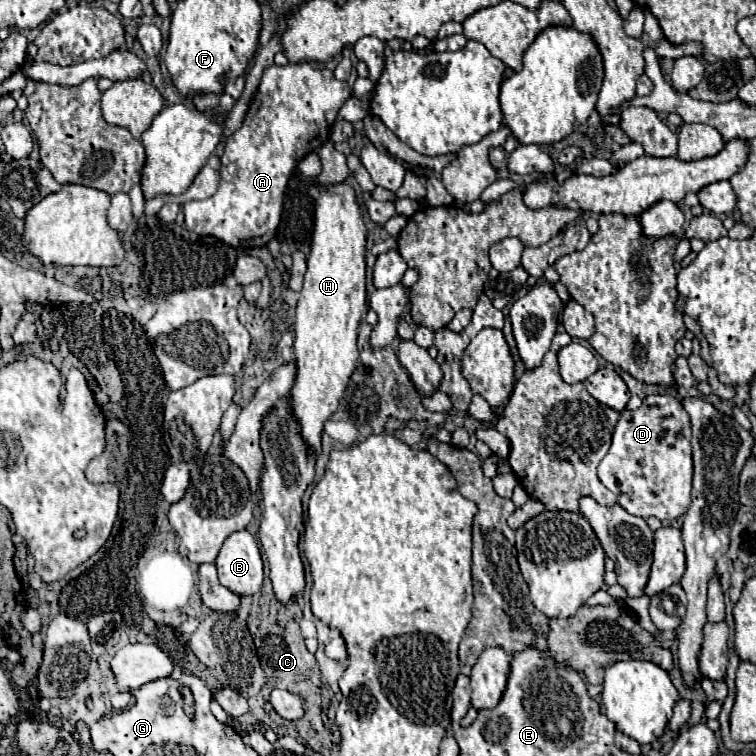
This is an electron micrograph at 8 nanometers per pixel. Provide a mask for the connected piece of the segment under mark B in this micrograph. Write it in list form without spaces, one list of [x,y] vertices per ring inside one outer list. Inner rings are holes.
[[[233,532],[217,556],[219,582],[239,596],[253,596],[263,586],[263,562],[257,540],[247,532]]]

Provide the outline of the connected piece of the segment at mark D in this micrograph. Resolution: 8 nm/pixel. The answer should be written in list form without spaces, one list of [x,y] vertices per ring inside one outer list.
[[[651,394],[643,400],[641,408],[631,412],[623,410],[613,432],[613,442],[607,456],[599,464],[599,480],[619,498],[619,504],[633,516],[657,516],[661,522],[671,522],[683,516],[691,504],[691,424],[689,414],[681,406],[679,398],[671,394]]]

